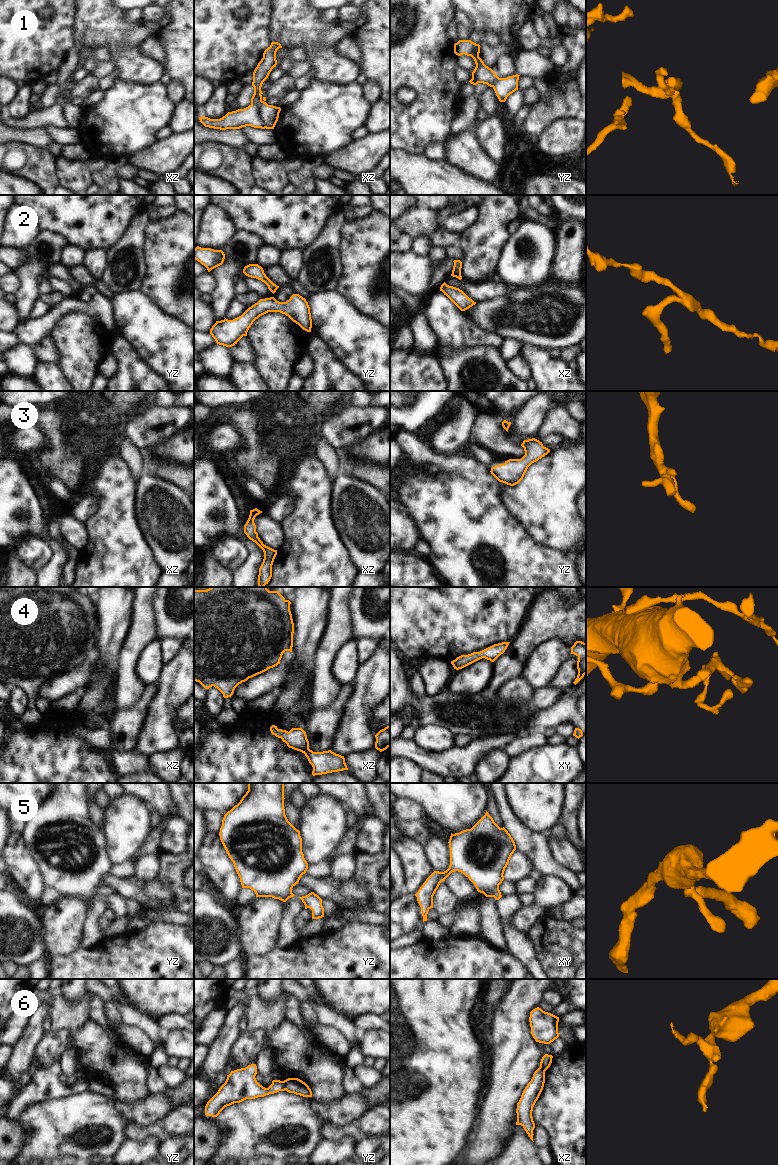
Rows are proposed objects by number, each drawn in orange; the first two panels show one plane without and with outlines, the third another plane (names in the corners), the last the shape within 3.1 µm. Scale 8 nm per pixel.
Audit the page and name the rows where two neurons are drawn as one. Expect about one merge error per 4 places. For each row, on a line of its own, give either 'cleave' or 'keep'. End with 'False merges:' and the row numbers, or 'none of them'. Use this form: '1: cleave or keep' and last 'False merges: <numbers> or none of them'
1: cleave
2: keep
3: keep
4: keep
5: keep
6: cleave
False merges: 1, 6

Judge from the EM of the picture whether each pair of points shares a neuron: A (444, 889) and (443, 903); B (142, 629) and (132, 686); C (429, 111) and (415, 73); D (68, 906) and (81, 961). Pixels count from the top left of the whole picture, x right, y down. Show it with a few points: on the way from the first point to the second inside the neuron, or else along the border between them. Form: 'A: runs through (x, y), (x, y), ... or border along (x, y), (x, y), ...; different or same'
A: runs through (444, 892), (444, 900); same
B: runs through (134, 643), (128, 654), (128, 672); same
C: runs through (429, 102), (429, 87), (424, 82); same
D: border along (85, 944), (66, 955), (56, 955); different

